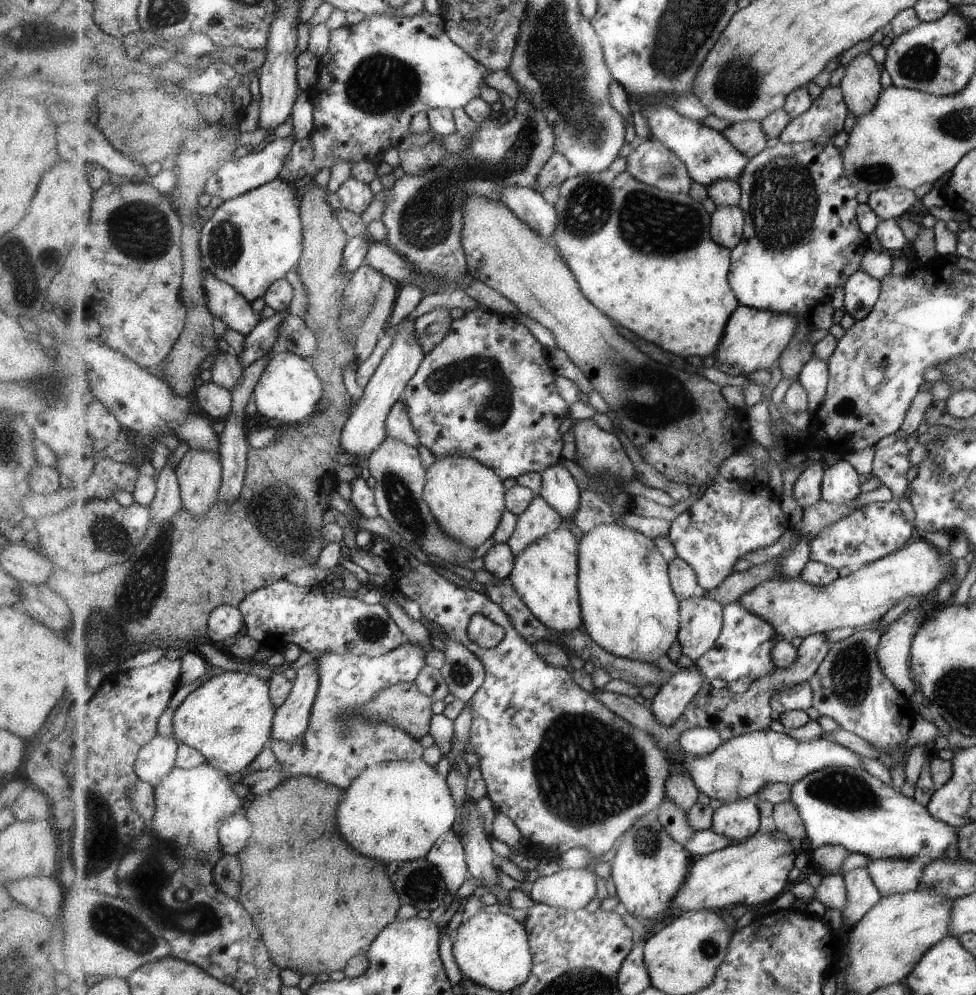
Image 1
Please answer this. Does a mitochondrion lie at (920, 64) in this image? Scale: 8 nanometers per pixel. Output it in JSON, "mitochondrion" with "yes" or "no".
{"mitochondrion":"yes"}

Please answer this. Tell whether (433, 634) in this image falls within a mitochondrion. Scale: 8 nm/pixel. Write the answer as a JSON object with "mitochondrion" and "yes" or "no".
{"mitochondrion":"no"}

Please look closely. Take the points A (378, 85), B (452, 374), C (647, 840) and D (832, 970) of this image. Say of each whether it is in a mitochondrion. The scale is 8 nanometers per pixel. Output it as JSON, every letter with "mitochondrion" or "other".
{"A":"mitochondrion","B":"other","C":"mitochondrion","D":"other"}

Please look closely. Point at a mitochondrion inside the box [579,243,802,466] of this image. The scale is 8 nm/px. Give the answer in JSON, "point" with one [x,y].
{"point":[646,416]}

